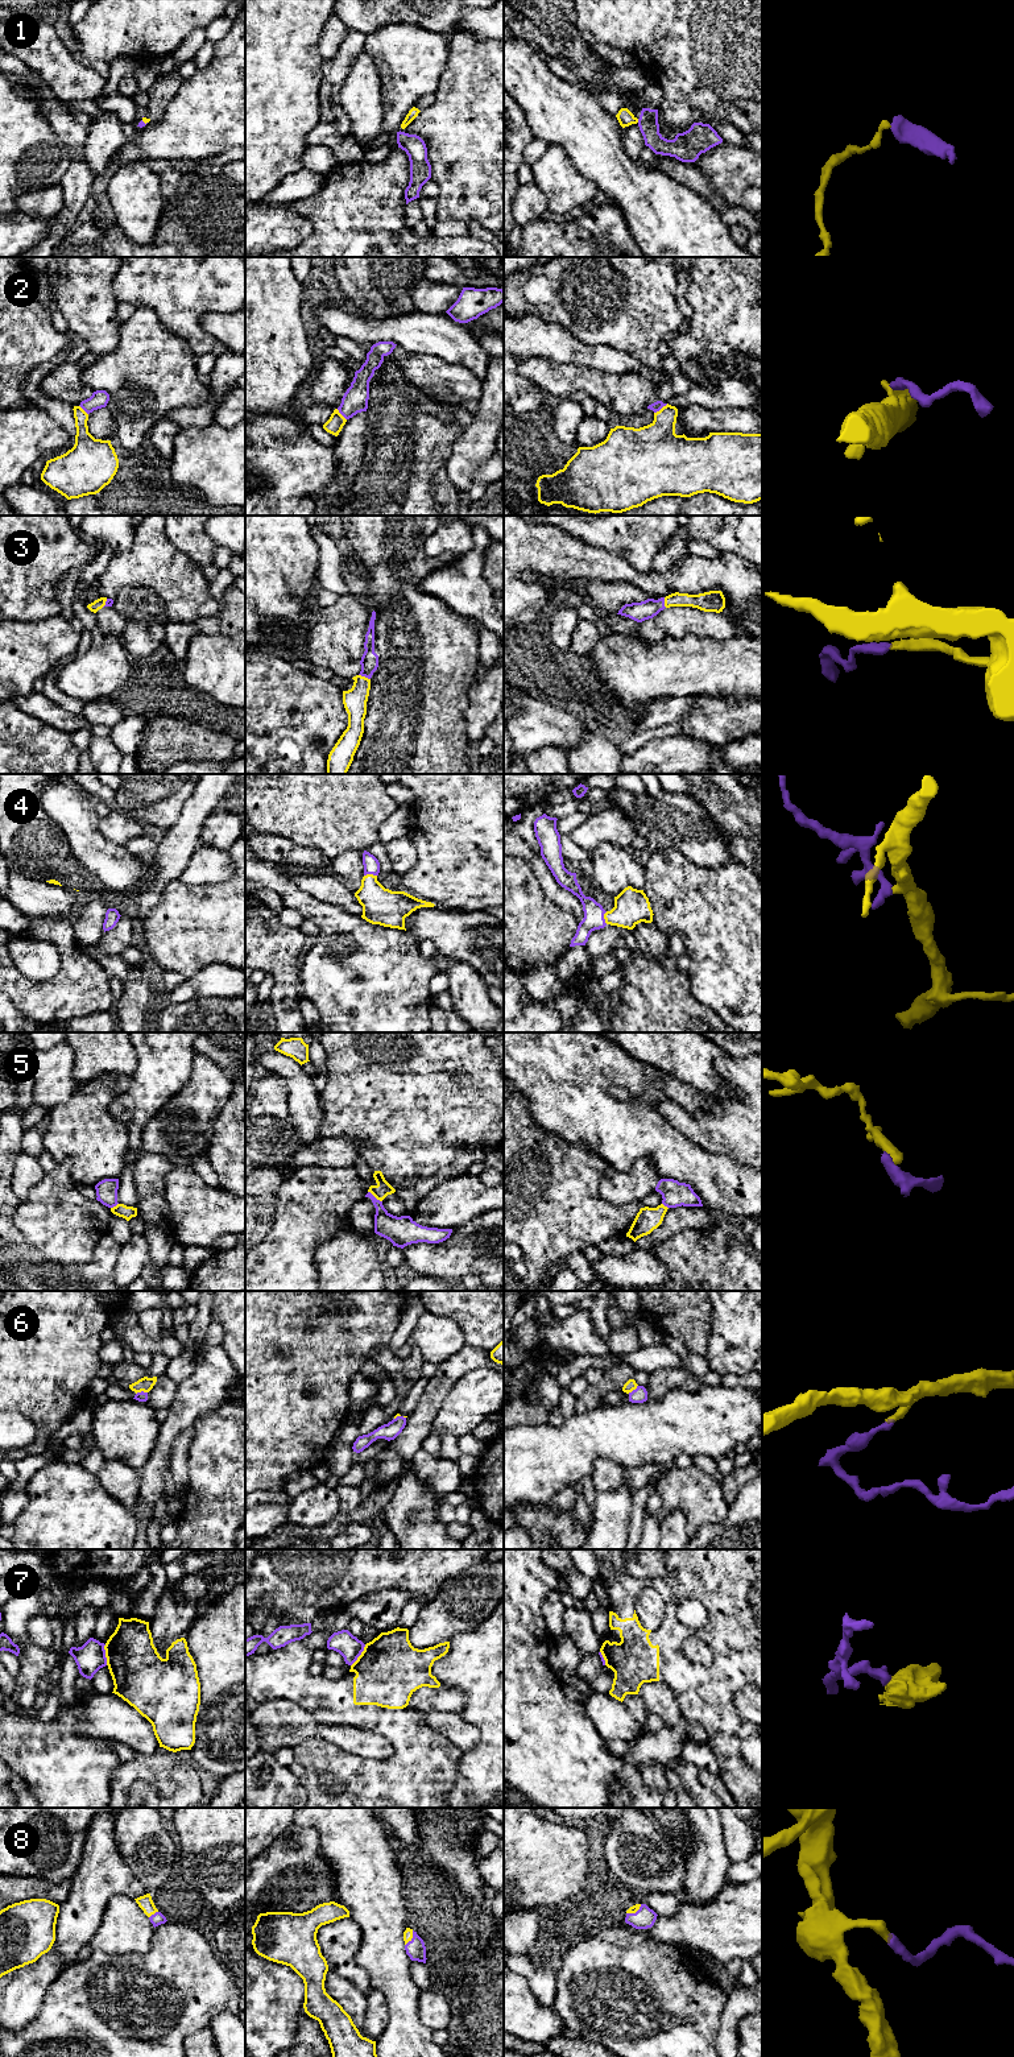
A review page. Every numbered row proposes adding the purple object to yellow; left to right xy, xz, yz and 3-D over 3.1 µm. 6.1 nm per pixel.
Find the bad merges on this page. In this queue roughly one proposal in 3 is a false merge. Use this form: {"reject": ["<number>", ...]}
{"reject": ["1", "2", "5", "6", "7"]}

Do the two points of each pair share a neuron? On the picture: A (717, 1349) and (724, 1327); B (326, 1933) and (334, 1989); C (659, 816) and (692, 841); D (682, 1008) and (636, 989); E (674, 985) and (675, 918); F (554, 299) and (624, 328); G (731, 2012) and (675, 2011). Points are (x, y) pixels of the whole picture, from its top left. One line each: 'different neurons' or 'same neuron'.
A: same neuron
B: different neurons
C: same neuron
D: same neuron
E: different neurons
F: same neuron
G: different neurons

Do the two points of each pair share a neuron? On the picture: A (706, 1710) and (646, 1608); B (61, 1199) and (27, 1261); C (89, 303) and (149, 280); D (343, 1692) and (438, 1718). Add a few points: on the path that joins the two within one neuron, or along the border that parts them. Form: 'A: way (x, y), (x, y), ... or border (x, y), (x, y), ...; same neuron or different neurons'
A: border (663, 1597), (662, 1623), (657, 1629), (644, 1629); different neurons
B: border (15, 1224), (29, 1244), (48, 1259), (61, 1265); different neurons
C: border (119, 270), (112, 281), (112, 292), (118, 302); different neurons
D: border (422, 1716), (422, 1720), (429, 1726), (446, 1737); different neurons

